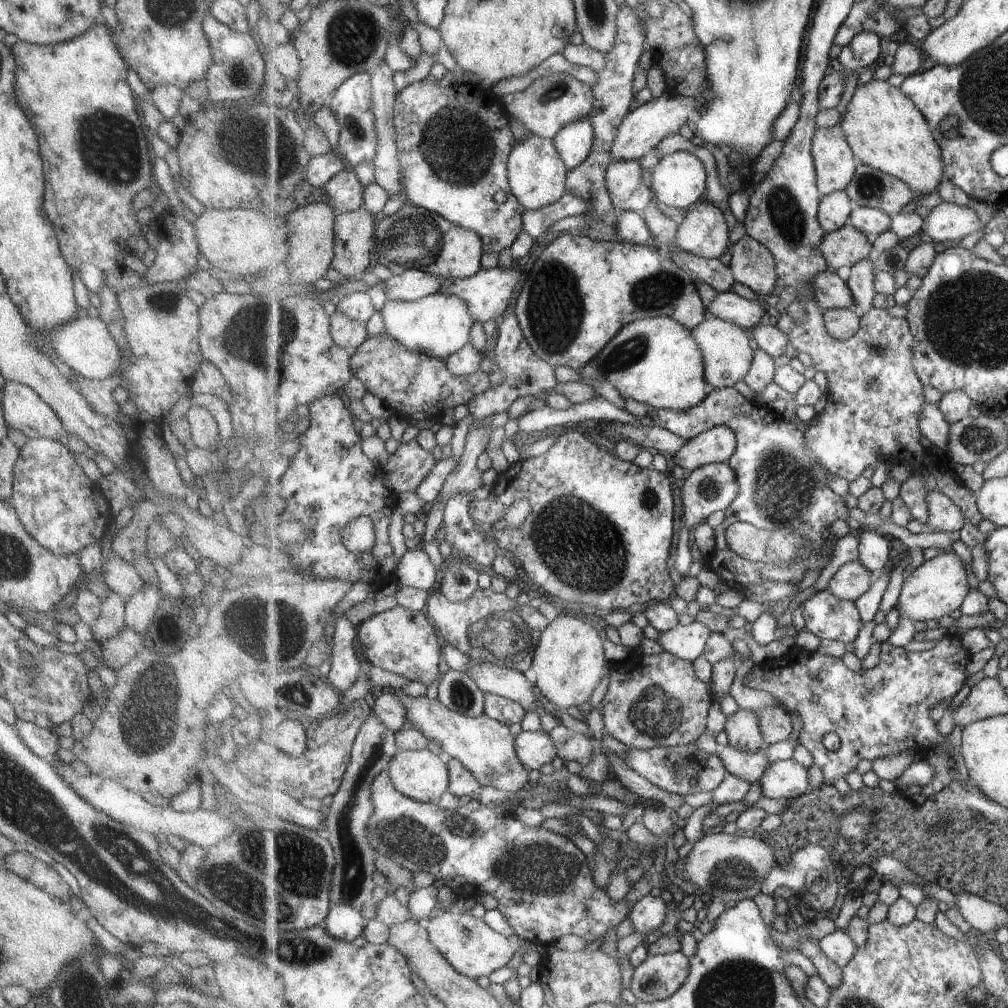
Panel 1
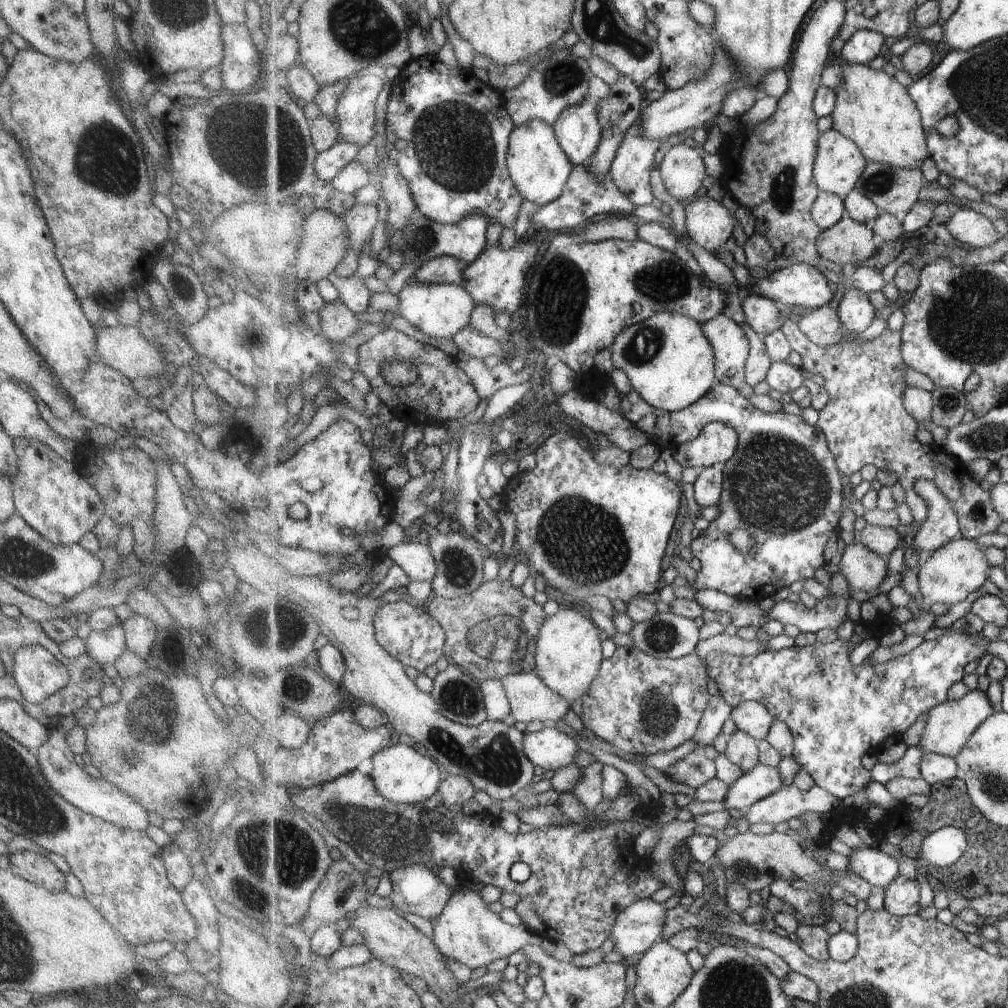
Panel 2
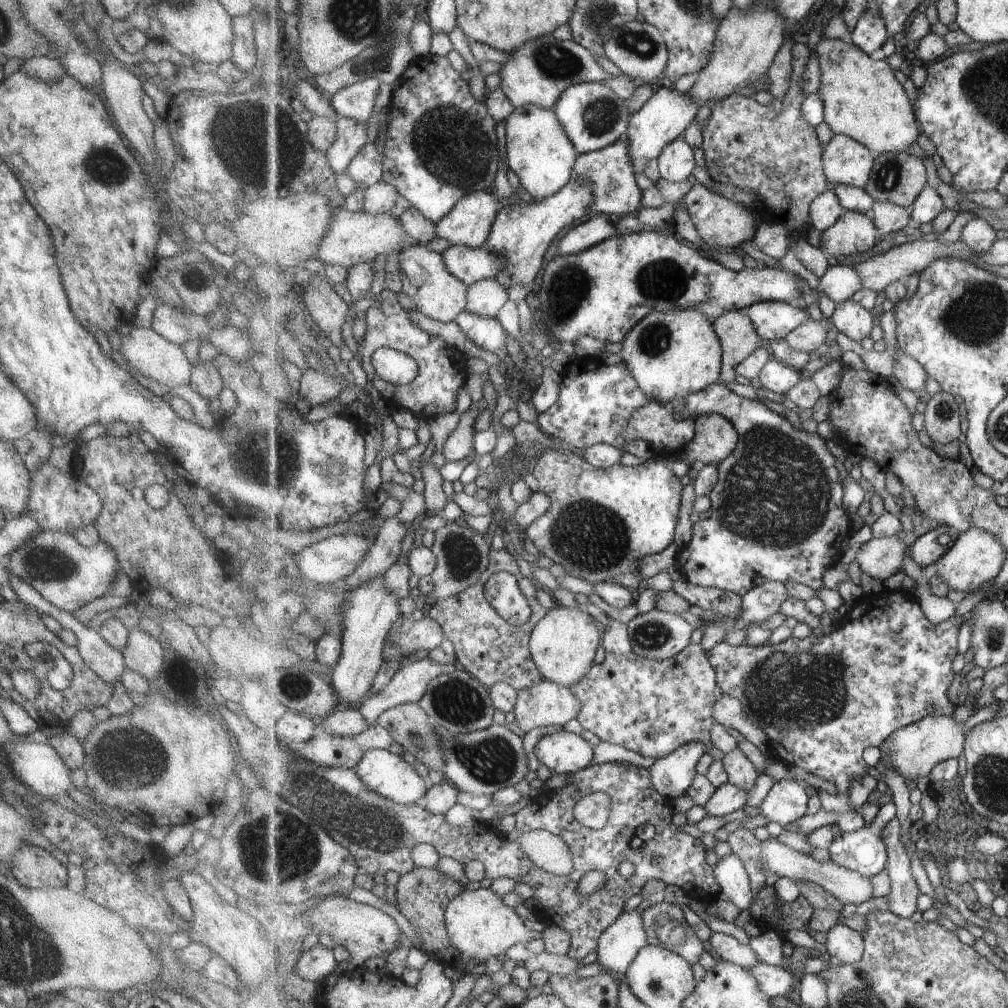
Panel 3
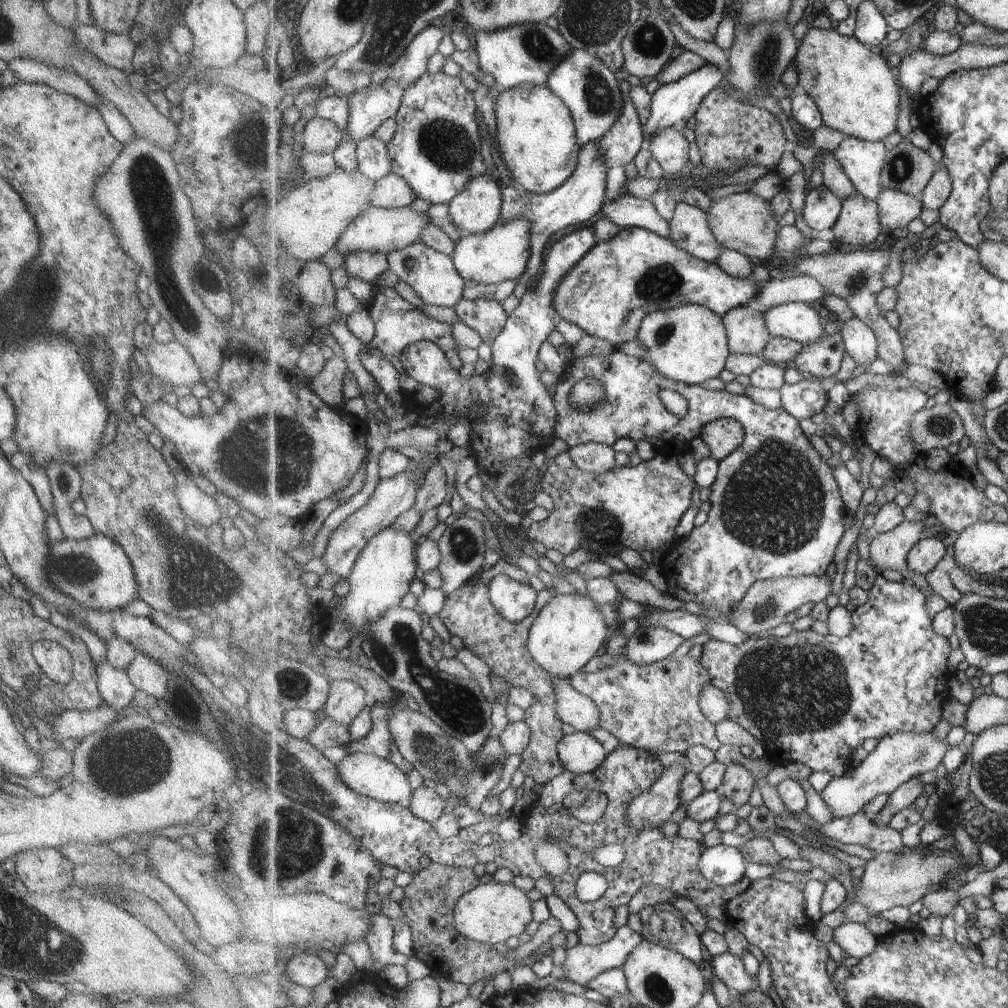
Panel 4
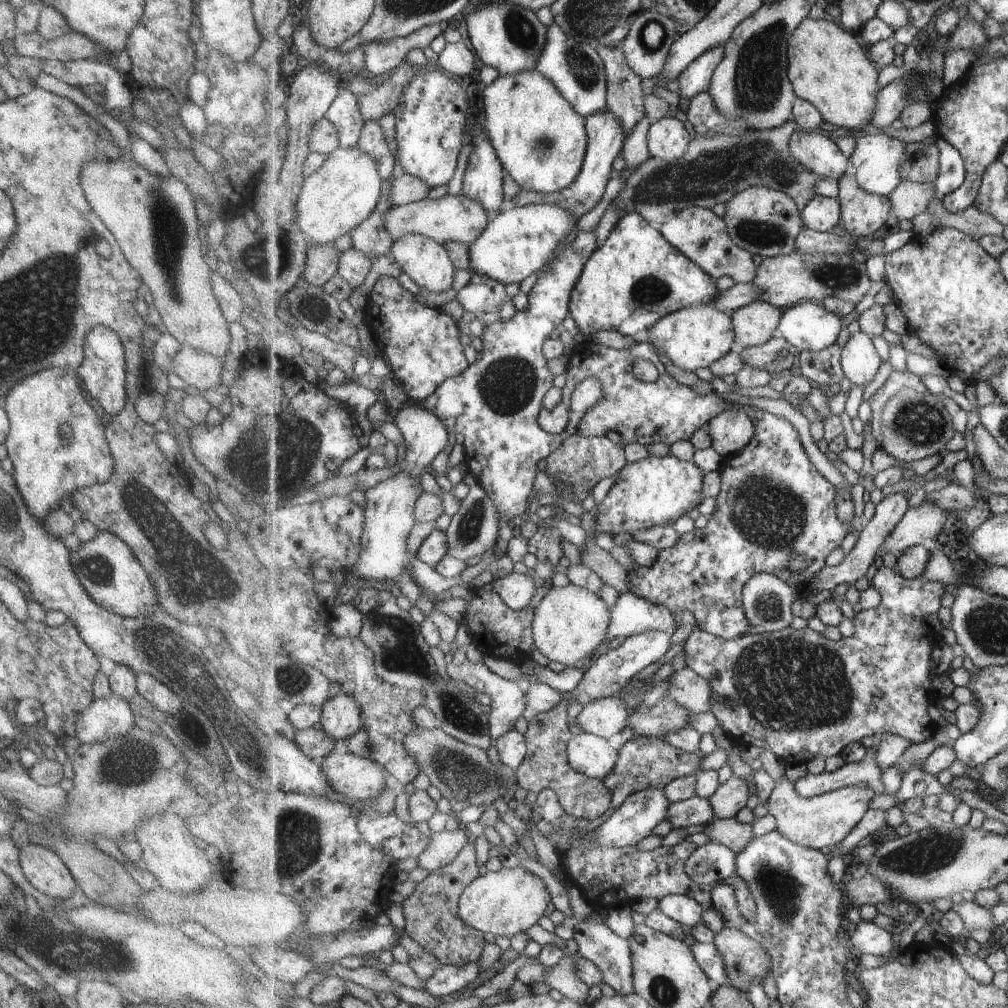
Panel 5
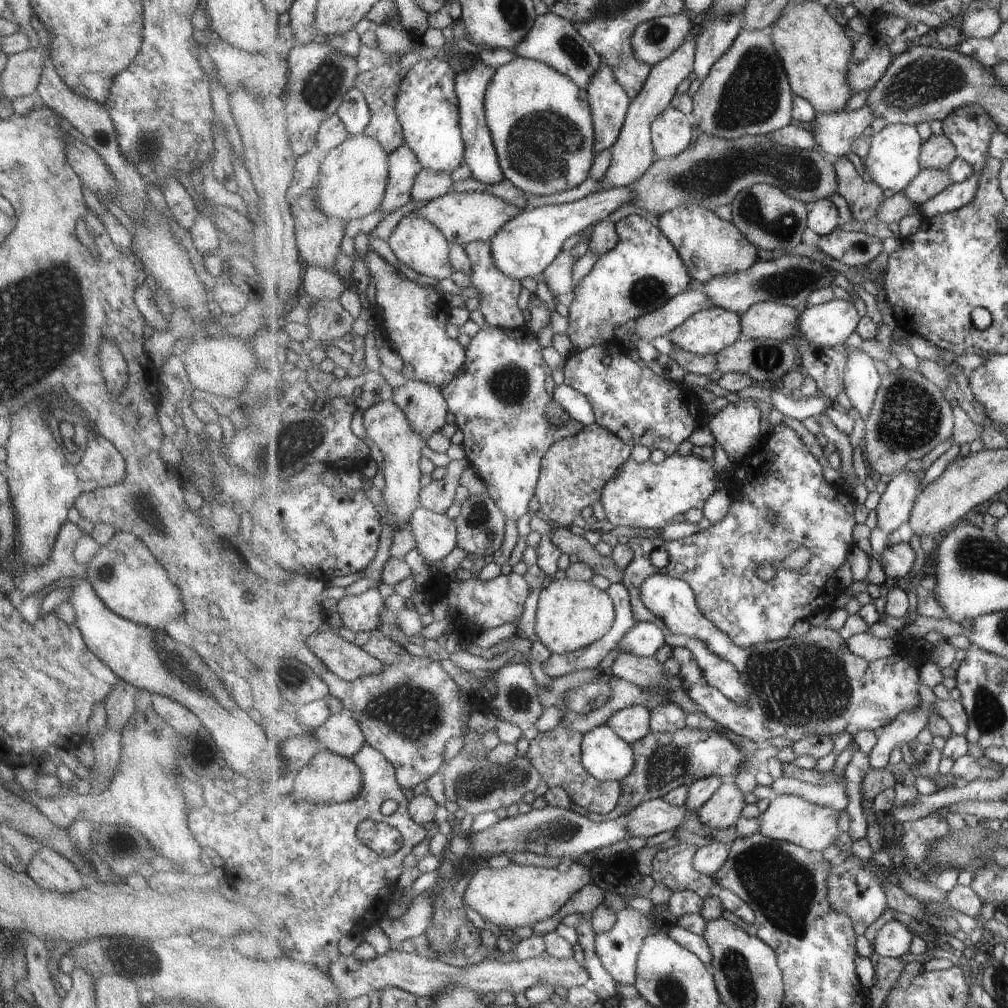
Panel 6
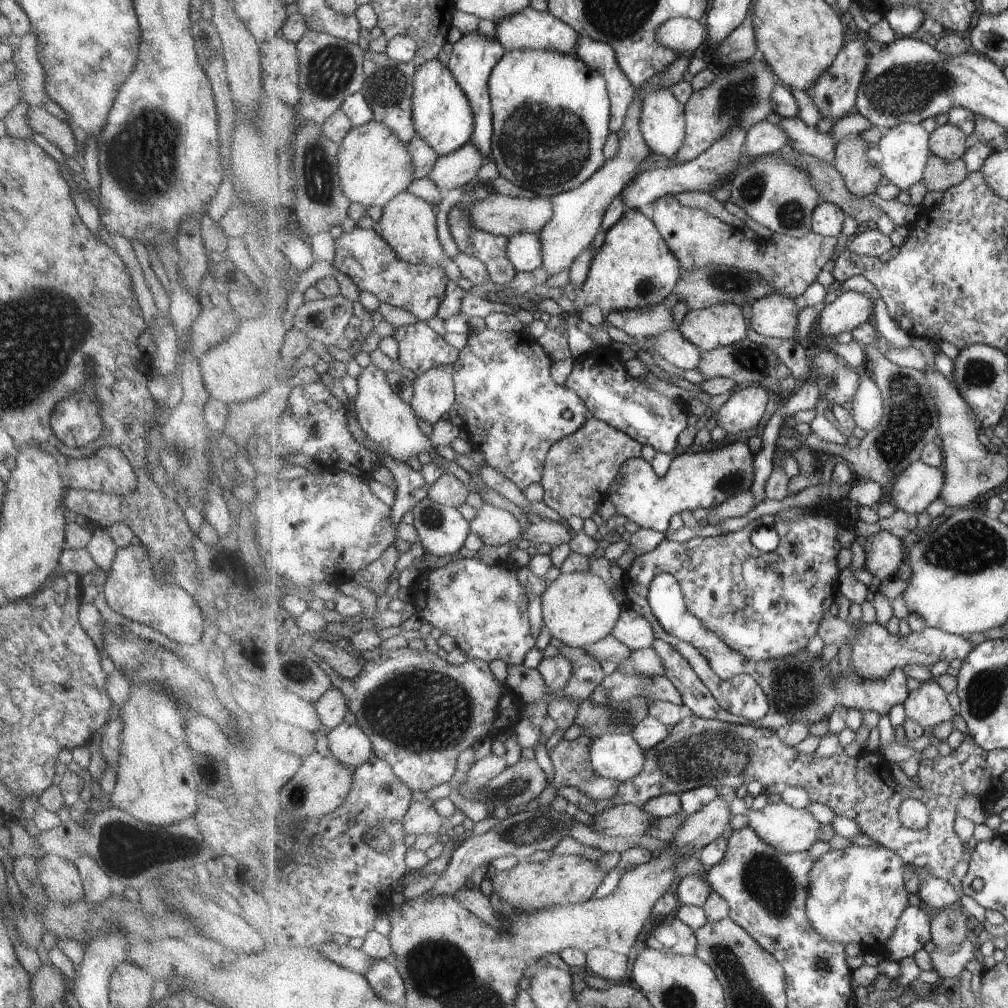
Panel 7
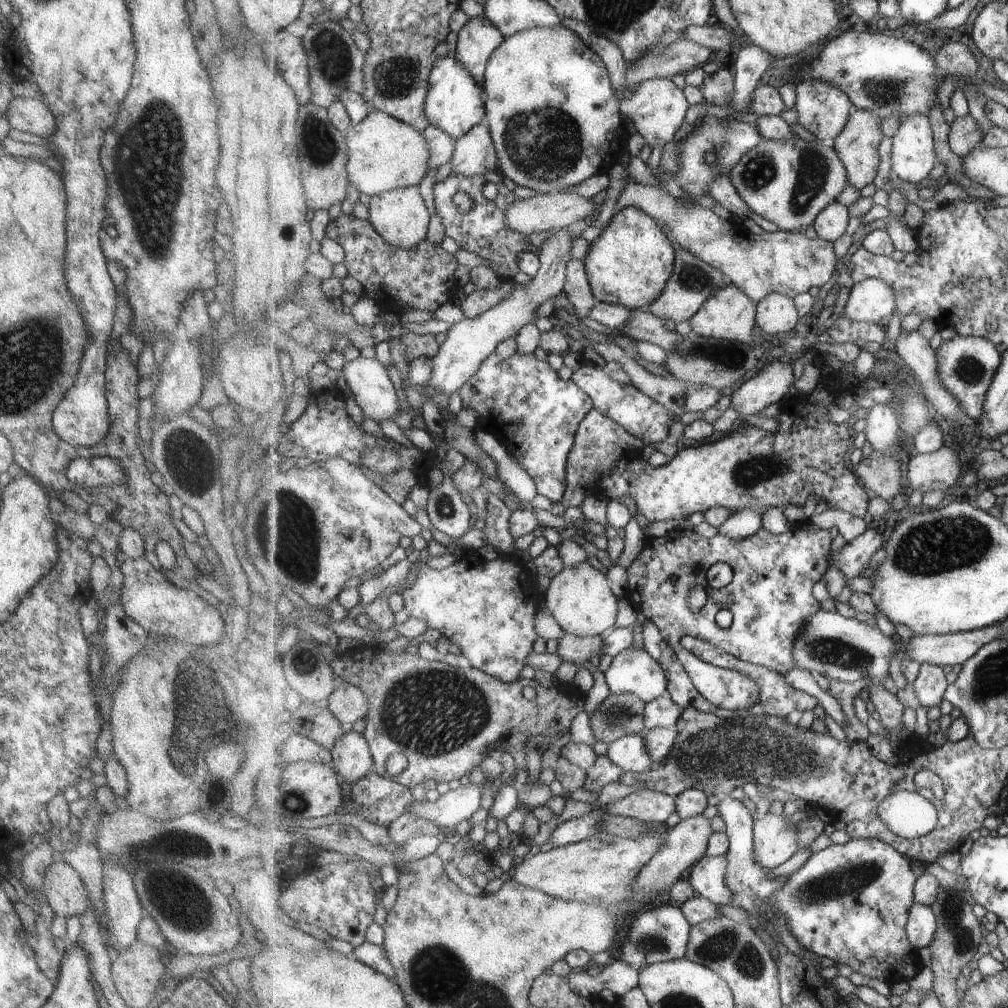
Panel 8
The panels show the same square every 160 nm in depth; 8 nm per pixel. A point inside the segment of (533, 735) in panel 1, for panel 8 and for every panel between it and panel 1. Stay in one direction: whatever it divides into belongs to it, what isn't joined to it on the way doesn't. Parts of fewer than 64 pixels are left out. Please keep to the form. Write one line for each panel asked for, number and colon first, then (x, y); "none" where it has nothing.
2: (550, 749)
3: (561, 752)
4: (580, 753)
5: (590, 754)
6: (606, 756)
7: (618, 757)
8: (631, 753)

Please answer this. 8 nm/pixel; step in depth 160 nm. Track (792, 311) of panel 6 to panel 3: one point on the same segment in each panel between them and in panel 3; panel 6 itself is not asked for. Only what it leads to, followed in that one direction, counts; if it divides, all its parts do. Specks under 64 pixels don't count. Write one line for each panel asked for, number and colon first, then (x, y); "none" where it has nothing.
3: (739, 339)
4: (747, 331)
5: (758, 322)

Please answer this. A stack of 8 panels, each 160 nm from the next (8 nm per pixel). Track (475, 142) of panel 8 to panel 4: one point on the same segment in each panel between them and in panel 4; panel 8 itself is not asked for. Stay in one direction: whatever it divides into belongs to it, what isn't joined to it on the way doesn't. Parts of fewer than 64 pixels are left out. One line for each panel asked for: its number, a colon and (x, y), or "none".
4: (393, 191)
5: (406, 188)
6: (429, 185)
7: (455, 170)

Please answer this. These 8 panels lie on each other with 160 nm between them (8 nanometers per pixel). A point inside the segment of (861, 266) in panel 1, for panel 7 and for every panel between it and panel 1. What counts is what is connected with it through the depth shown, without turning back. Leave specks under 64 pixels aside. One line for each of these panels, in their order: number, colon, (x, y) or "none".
2: (857, 311)
3: (850, 318)
4: (862, 344)
5: (860, 361)
6: (862, 383)
7: (868, 405)

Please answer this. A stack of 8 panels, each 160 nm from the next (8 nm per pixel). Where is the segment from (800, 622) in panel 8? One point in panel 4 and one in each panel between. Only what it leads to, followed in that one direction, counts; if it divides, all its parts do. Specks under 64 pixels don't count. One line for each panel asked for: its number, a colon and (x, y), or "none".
4: (777, 511)
5: (773, 503)
6: (781, 501)
7: (766, 606)

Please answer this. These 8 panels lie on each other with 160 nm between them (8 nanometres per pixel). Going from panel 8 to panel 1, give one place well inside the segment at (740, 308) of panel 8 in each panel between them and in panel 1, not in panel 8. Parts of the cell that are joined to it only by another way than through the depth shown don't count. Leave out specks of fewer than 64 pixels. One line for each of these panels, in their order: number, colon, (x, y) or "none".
1: (657, 361)
2: (671, 364)
3: (675, 354)
4: (689, 344)
5: (695, 337)
6: (709, 332)
7: (723, 325)

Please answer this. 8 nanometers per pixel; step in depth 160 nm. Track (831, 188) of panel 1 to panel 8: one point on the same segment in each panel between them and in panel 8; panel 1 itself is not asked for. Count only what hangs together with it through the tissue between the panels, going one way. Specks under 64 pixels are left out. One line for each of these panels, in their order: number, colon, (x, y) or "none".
2: (840, 163)
3: (847, 162)
4: (863, 160)
5: (878, 158)
6: (895, 162)
7: (907, 149)
8: (914, 153)

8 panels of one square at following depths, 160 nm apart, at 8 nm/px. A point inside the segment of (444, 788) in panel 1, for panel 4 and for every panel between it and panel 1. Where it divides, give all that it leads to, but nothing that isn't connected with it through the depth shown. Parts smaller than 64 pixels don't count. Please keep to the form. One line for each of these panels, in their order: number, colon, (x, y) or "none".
2: (404, 775)
3: (388, 774)
4: (369, 775)

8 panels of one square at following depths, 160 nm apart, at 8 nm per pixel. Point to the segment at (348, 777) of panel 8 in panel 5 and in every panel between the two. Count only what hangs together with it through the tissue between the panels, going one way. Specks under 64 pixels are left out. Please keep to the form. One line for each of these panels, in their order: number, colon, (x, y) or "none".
5: (341, 718)
6: (341, 734)
7: (349, 743)

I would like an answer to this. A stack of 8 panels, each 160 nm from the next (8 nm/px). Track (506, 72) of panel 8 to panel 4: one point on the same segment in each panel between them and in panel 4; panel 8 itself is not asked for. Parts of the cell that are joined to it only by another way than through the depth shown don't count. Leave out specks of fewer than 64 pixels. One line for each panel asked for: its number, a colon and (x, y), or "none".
4: (536, 135)
5: (541, 139)
6: (541, 122)
7: (551, 110)

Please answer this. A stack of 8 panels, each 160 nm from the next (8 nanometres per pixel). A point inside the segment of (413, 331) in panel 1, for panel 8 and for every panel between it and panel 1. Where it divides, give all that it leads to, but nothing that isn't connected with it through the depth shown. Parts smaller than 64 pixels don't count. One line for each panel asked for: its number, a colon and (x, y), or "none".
2: (438, 311)
3: (434, 290)
4: (434, 277)
5: (427, 262)
6: (421, 246)
7: (409, 224)
8: (401, 216)

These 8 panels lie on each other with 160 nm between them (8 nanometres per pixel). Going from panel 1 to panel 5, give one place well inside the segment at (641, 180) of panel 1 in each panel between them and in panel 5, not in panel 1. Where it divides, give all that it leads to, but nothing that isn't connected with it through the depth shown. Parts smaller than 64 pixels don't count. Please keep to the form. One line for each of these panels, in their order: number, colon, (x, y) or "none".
2: (633, 164)
3: (665, 116)
4: (674, 105)
5: (697, 79)

